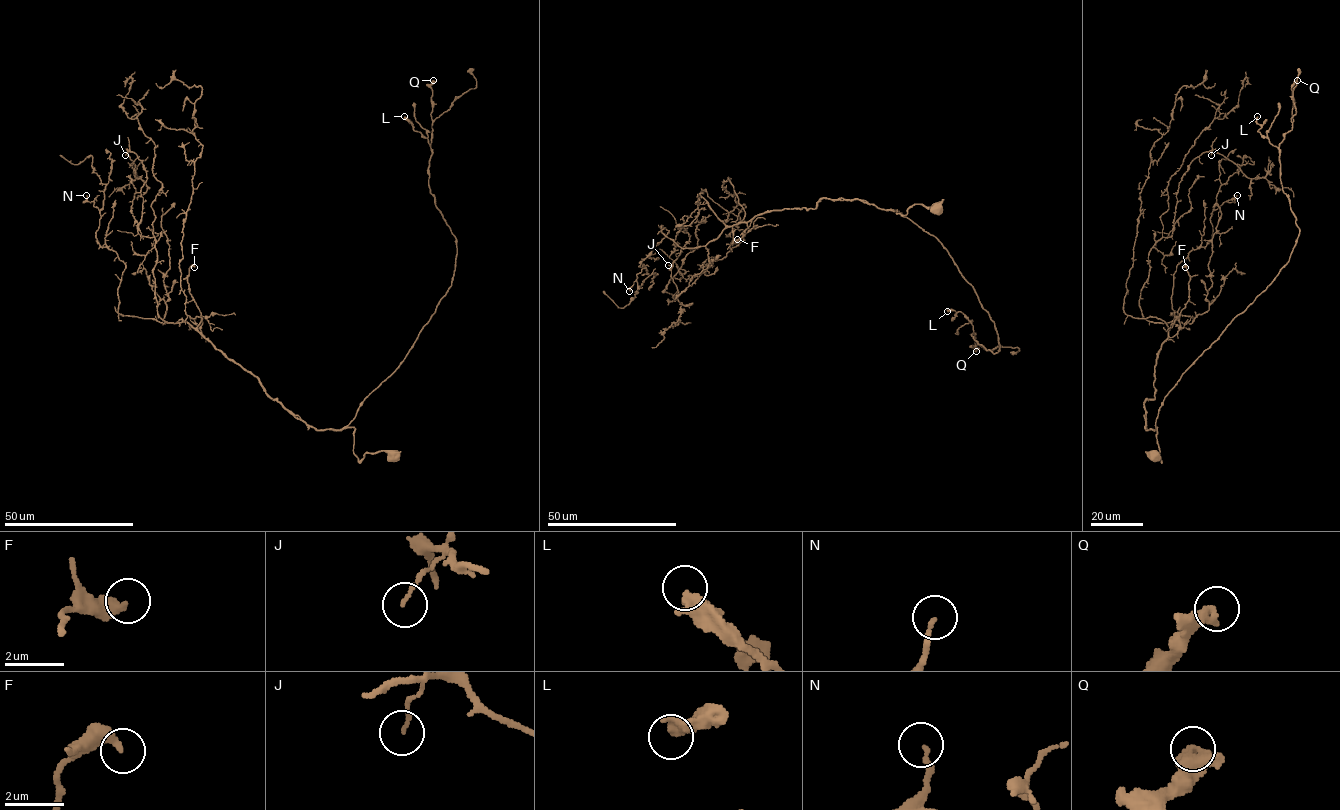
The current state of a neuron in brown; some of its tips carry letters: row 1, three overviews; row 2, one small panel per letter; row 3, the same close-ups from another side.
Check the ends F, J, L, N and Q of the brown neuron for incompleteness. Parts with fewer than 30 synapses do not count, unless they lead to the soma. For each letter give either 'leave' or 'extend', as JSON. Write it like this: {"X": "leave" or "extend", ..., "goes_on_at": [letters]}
{"F": "leave", "J": "leave", "L": "leave", "N": "leave", "Q": "leave", "goes_on_at": []}

